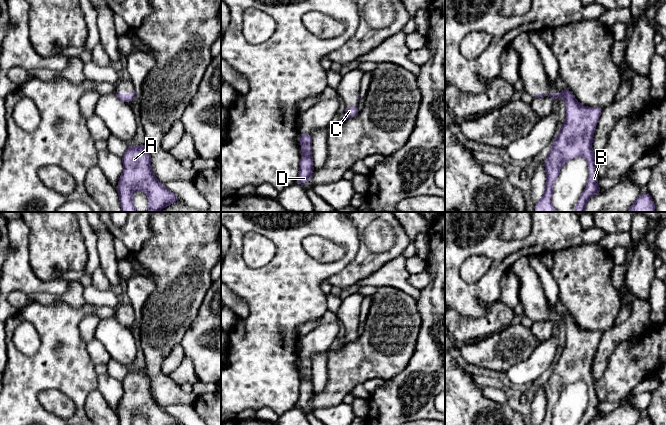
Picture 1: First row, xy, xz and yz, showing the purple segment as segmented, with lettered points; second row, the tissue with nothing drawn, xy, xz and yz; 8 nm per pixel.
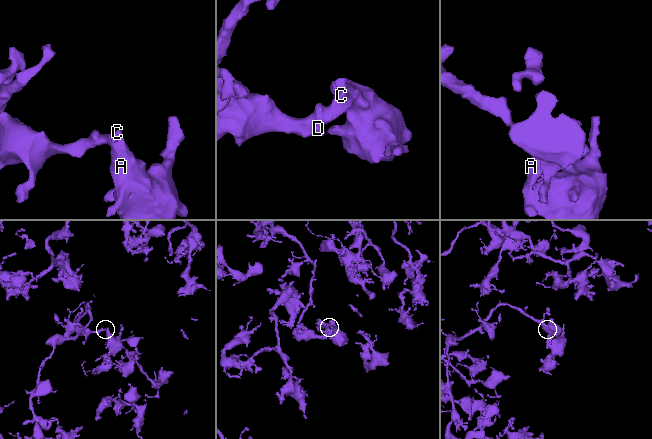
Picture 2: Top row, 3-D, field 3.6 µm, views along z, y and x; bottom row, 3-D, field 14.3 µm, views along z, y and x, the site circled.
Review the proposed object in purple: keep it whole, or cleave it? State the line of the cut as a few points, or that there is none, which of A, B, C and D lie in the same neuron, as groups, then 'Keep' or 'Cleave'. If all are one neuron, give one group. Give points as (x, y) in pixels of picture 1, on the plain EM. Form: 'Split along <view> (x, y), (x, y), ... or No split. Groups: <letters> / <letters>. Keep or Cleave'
No split. Groups: A B C D. Keep

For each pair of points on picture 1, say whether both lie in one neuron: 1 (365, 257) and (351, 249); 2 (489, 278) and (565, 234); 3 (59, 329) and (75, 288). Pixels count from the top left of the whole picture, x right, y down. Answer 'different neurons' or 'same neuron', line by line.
1: different neurons
2: same neuron
3: different neurons

